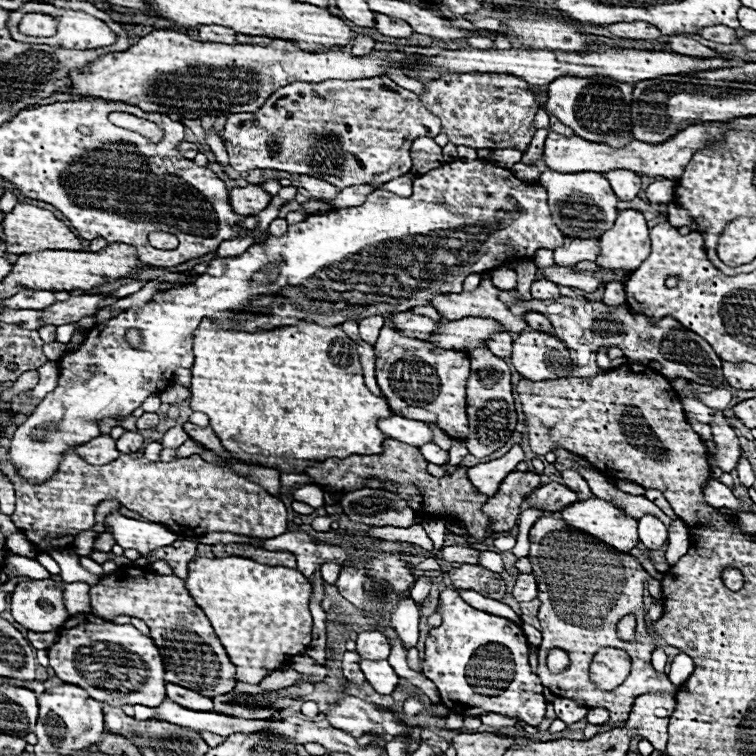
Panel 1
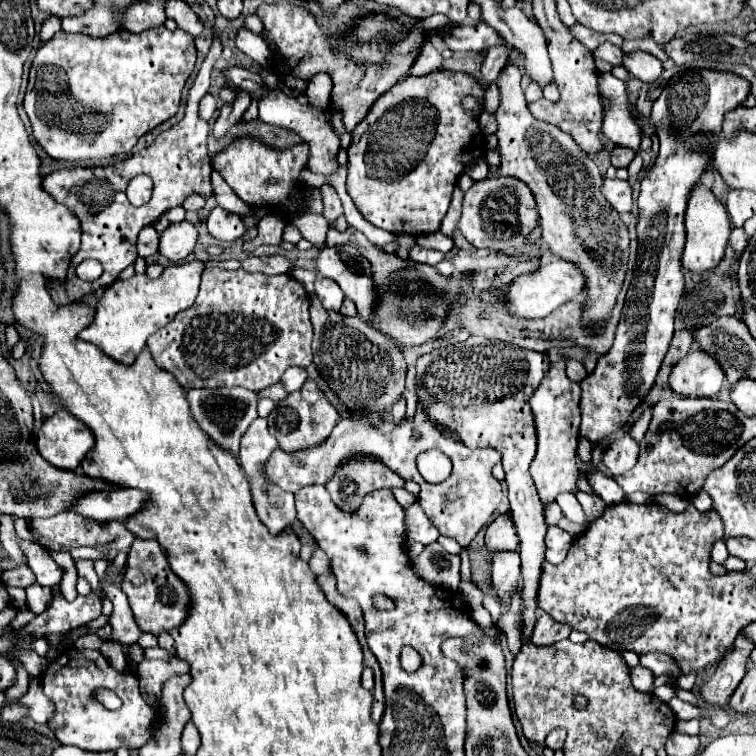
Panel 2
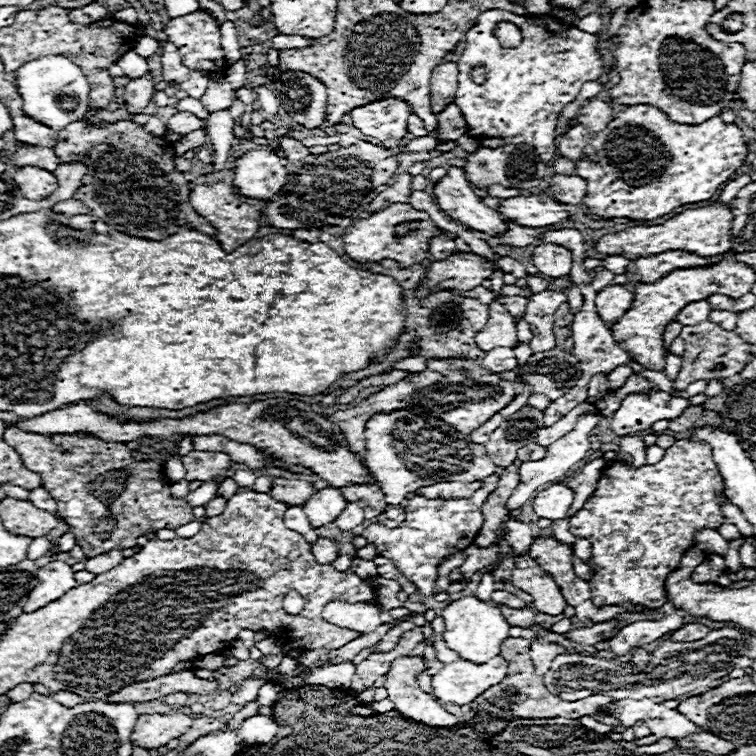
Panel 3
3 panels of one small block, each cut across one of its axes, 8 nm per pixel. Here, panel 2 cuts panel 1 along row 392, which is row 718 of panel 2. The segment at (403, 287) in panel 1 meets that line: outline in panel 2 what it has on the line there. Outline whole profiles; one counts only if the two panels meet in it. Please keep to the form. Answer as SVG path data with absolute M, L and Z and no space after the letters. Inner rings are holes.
M70 650L64 652L58 660L52 660L42 676L44 694L52 700L54 712L48 720L48 726L54 730L56 738L62 744L72 744L90 752L116 752L120 746L128 746L130 750L142 748L150 738L158 714L150 710L144 702L136 674L126 668L118 672L108 660L96 650ZM96 690L114 692L124 704L118 710L106 710L96 698Z

